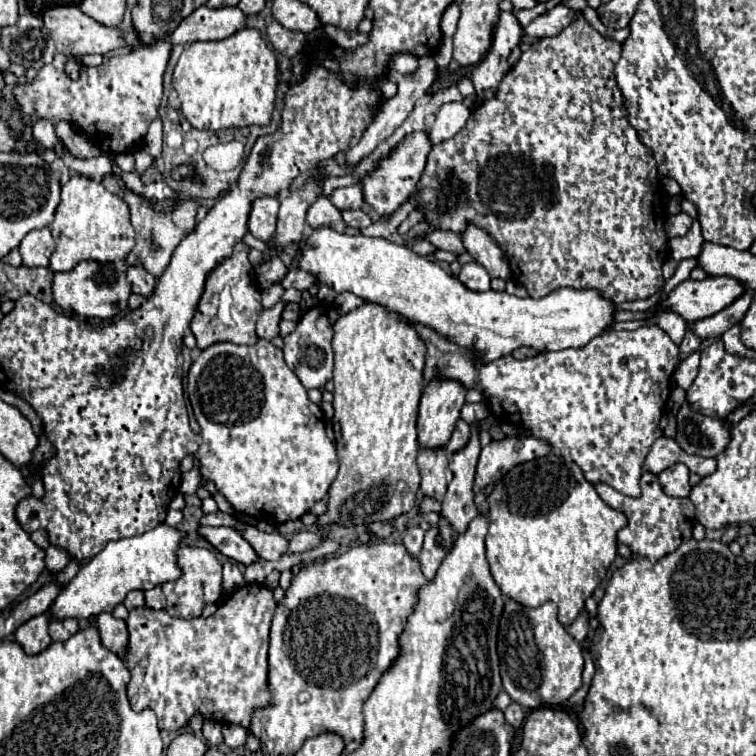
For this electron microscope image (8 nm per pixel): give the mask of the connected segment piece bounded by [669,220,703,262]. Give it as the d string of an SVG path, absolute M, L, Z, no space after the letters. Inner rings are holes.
M693 220L693 226L689 228L689 232L681 238L673 238L669 242L671 248L671 256L679 262L685 258L695 258L701 252L703 246L703 236L701 236L701 226L697 220Z

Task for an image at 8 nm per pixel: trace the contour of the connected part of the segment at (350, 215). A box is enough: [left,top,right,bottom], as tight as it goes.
[343,210,371,228]

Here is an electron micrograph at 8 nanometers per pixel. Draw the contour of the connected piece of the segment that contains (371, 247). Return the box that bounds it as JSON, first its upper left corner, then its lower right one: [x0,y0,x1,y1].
[299,226,615,362]

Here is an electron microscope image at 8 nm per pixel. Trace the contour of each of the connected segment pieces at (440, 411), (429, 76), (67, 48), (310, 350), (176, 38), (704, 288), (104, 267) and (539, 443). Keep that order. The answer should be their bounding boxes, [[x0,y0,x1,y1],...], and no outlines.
[[417,378,465,448],[345,56,435,166],[43,6,125,56],[285,304,341,388],[165,6,247,44],[663,278,745,324],[53,260,131,318],[475,436,551,492]]

